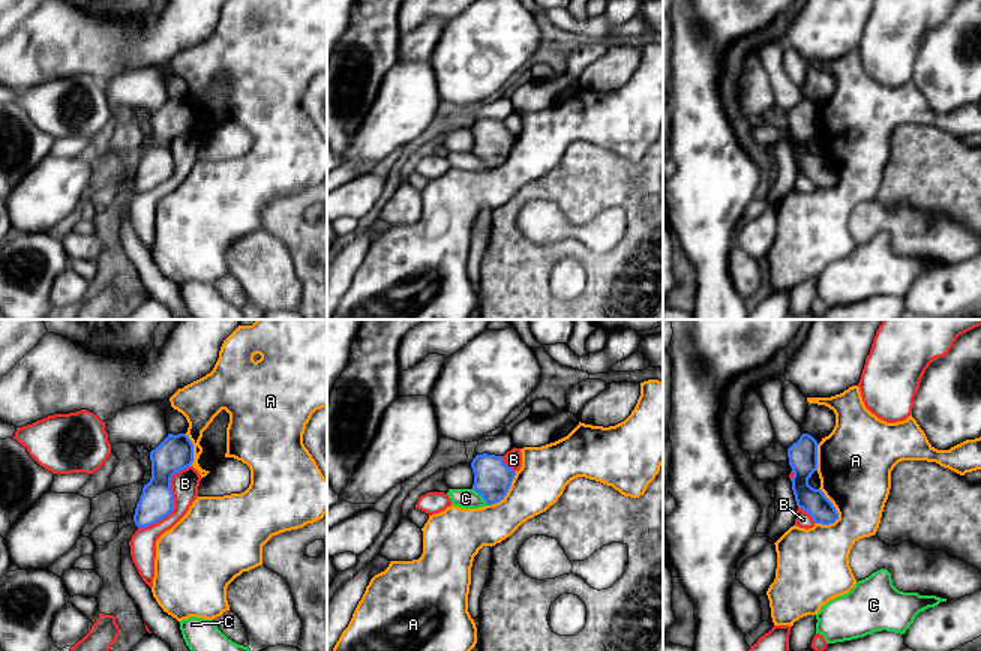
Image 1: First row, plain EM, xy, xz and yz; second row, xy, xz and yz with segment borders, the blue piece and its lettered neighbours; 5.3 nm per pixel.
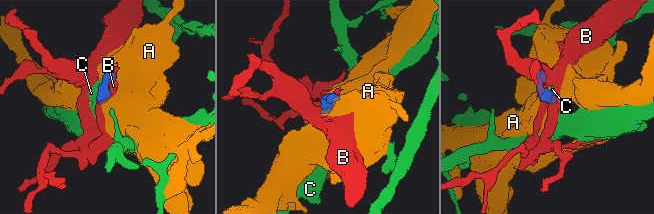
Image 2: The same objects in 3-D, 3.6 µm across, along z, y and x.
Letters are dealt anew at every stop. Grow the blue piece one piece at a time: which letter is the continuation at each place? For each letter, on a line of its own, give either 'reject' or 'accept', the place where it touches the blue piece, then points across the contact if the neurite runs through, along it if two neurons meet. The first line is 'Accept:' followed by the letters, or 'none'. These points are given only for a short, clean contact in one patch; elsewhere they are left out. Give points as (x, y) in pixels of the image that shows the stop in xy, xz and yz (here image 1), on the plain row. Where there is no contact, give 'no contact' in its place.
Accept: none
A: reject; contact yz (834, 171)
B: reject; contact xy (173, 165)
C: reject; contact xz (482, 159); border xz (473, 152), (488, 168)

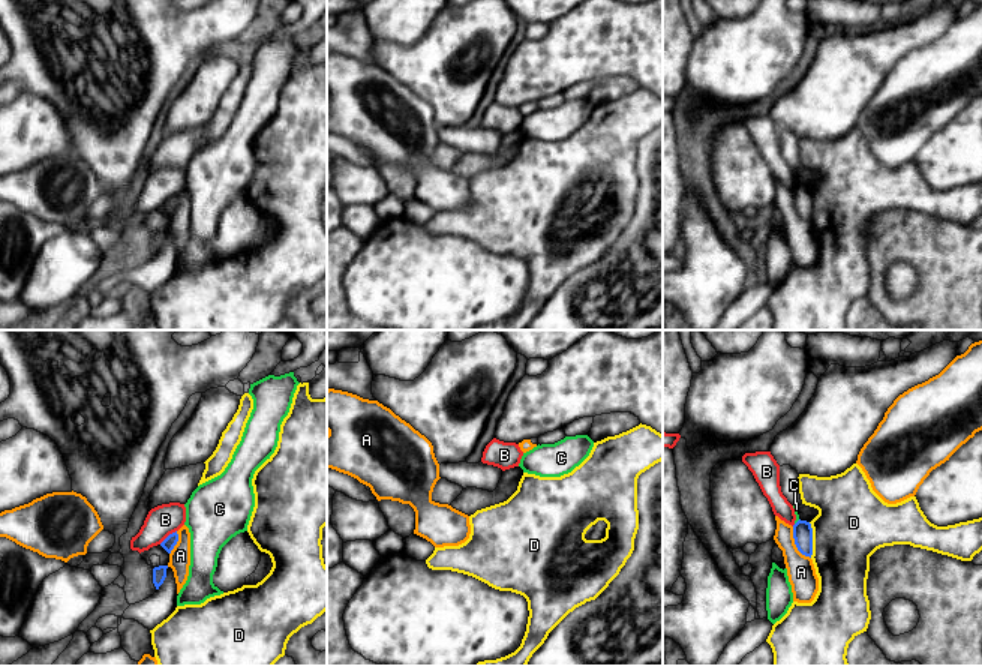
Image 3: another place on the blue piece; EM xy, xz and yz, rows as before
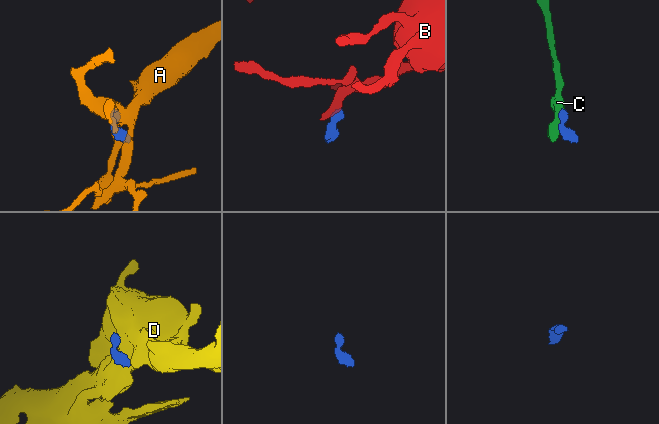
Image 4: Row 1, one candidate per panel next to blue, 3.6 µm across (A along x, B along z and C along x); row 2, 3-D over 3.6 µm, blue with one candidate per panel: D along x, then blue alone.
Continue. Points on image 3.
Accept: none
A: reject; contact yz (795, 207)
B: reject; contact xy (168, 200); border xy (176, 194), (159, 207)
C: reject; contact yz (796, 186); border yz (799, 183), (795, 188)
D: reject; contact yz (811, 204)

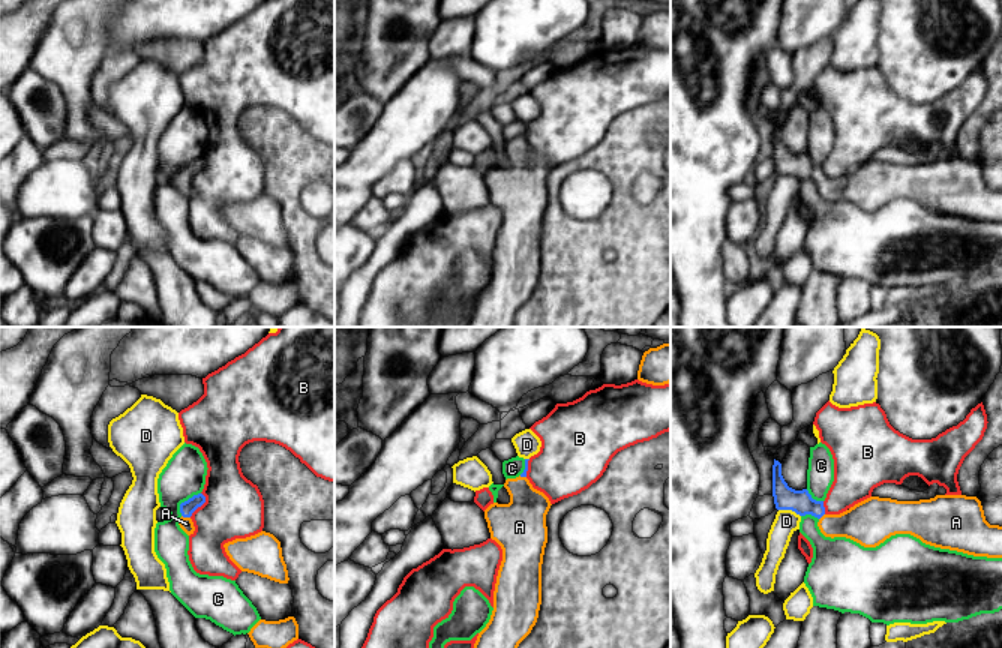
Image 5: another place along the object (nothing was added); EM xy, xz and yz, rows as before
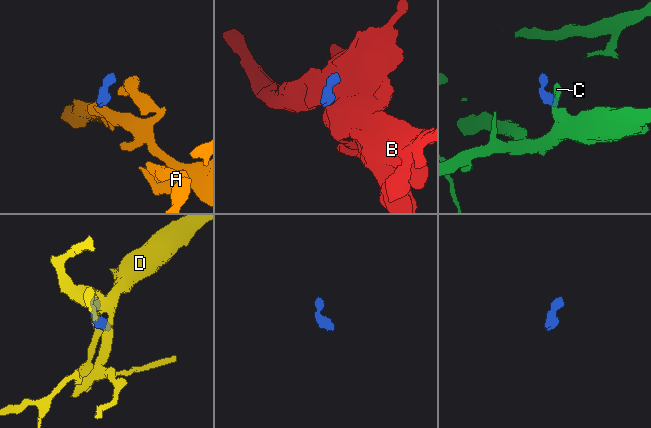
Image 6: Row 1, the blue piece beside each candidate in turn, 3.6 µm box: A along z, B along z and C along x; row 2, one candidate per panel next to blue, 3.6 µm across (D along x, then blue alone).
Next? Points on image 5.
Accept: A
A: accept; contact xy (186, 180); way xy (188, 171), (186, 180), (186, 188)
B: reject; contact xy (201, 168)
C: reject; contact xy (185, 165); border xy (200, 156), (180, 168), (180, 179)
D: reject; contact yz (789, 173)

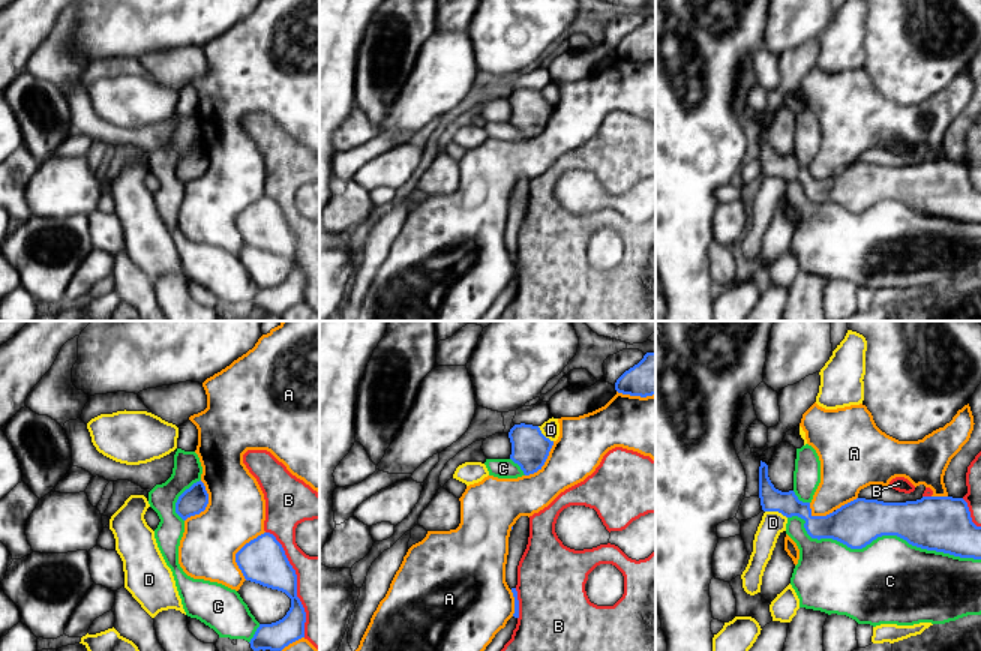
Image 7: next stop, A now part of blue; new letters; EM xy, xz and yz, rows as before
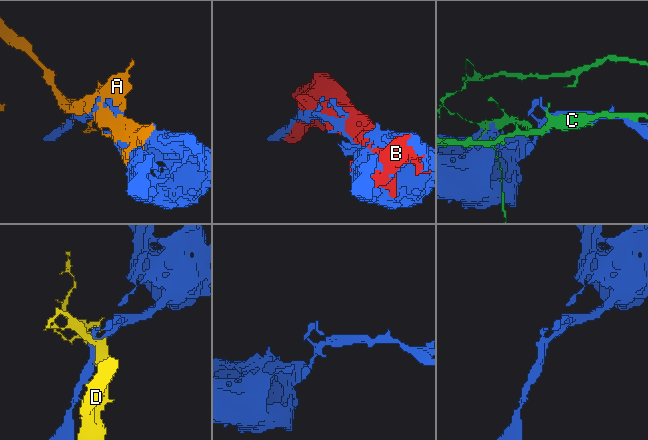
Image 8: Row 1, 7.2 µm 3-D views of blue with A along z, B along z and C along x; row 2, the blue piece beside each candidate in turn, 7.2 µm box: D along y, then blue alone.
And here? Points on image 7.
Accept: none
A: reject; contact xy (237, 216)
B: reject; contact xy (296, 246)
C: reject; contact yz (879, 200)
D: reject; contact yz (776, 174)

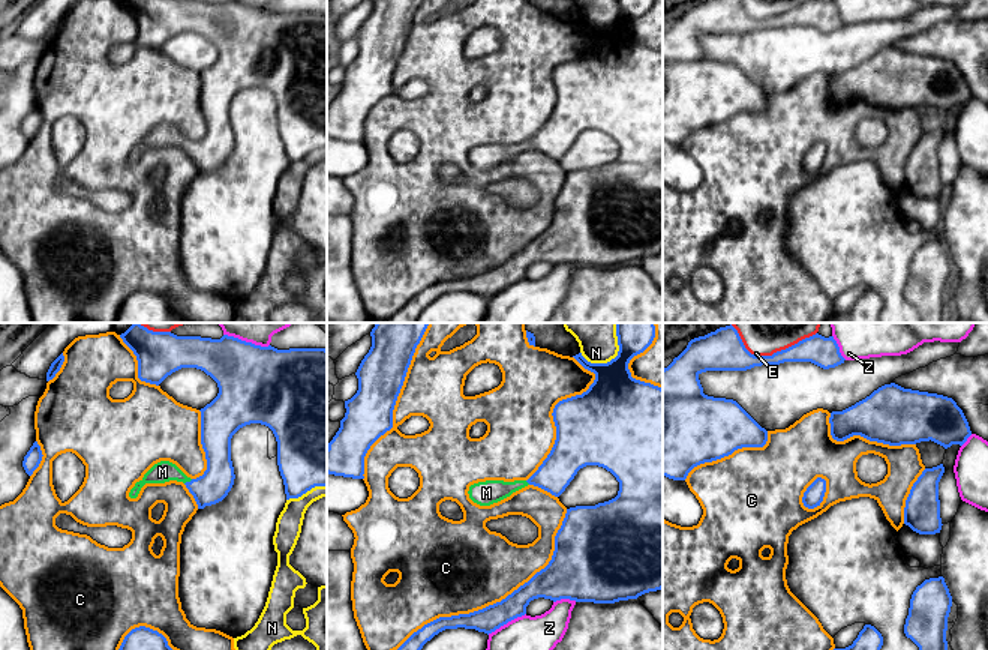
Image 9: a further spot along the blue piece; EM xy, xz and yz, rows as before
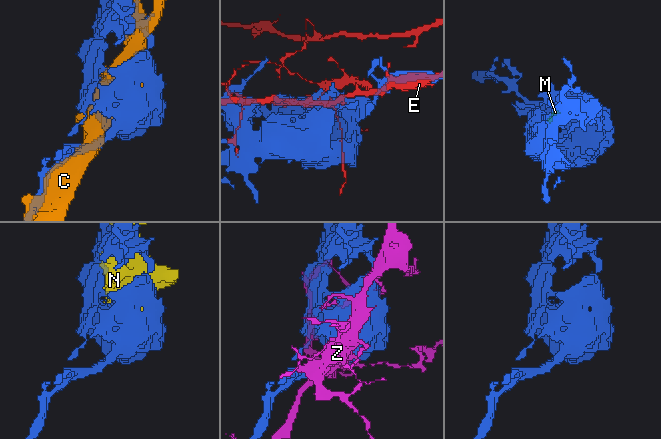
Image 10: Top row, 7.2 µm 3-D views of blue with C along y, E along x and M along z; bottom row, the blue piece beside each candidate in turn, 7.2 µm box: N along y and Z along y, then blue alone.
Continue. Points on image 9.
Accept: M
C: reject; contact xz (494, 267)
E: reject; contact yz (774, 17)
M: accept; contact xy (188, 146); way xy (210, 152), (200, 152), (188, 146), (171, 135), (162, 135)
N: reject; contact xz (607, 26)
Z: reject; contact xz (505, 287)

